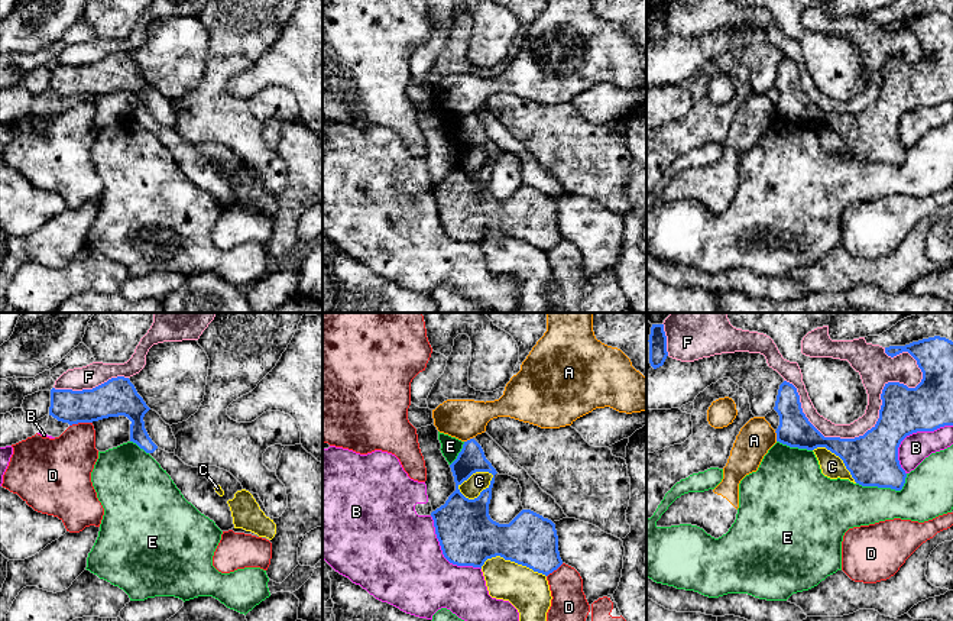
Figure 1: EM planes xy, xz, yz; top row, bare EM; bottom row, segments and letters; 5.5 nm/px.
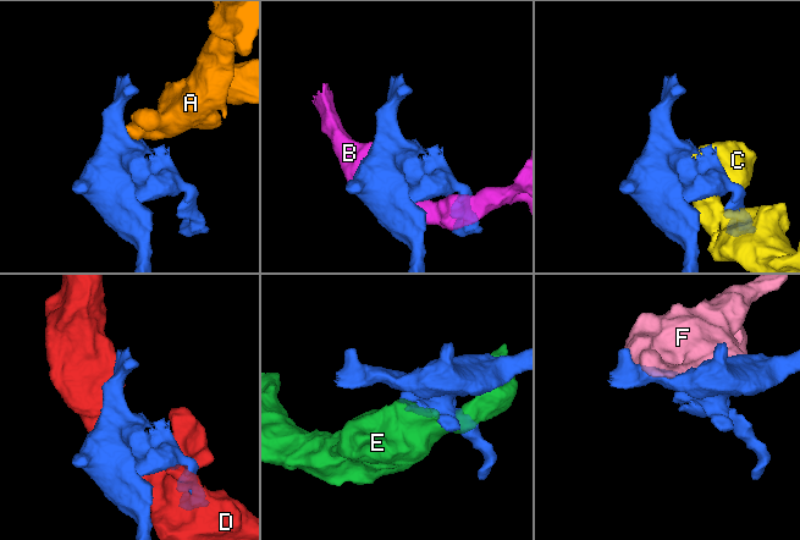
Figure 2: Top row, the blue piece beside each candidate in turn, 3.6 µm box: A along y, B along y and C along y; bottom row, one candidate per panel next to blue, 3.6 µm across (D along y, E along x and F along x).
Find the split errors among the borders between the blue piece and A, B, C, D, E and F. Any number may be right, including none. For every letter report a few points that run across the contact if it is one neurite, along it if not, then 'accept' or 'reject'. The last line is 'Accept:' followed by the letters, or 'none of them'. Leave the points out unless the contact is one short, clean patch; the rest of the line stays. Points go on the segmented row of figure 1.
A: line yz (774, 432), (777, 440); reject
B: reject
C: reject
D: reject
E: reject
F: reject
Accept: none of them

